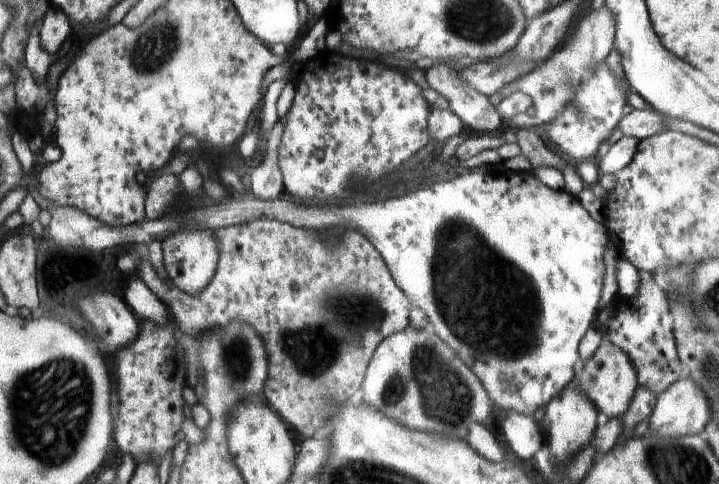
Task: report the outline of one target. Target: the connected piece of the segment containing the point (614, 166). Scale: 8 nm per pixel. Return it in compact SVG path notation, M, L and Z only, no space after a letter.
M638 134L631 138L622 138L615 144L608 145L603 151L601 159L597 161L600 176L618 174L618 172L624 170L632 162L632 157L638 150L640 139L641 136Z

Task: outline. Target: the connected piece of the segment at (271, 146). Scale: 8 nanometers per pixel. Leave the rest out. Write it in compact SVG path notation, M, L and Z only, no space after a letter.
M279 118L274 124L274 128L270 130L265 139L266 148L263 160L260 162L249 176L250 192L254 197L263 201L276 200L281 198L282 192L285 190L283 178L278 166L278 144L282 138L282 130L286 124L286 118Z

